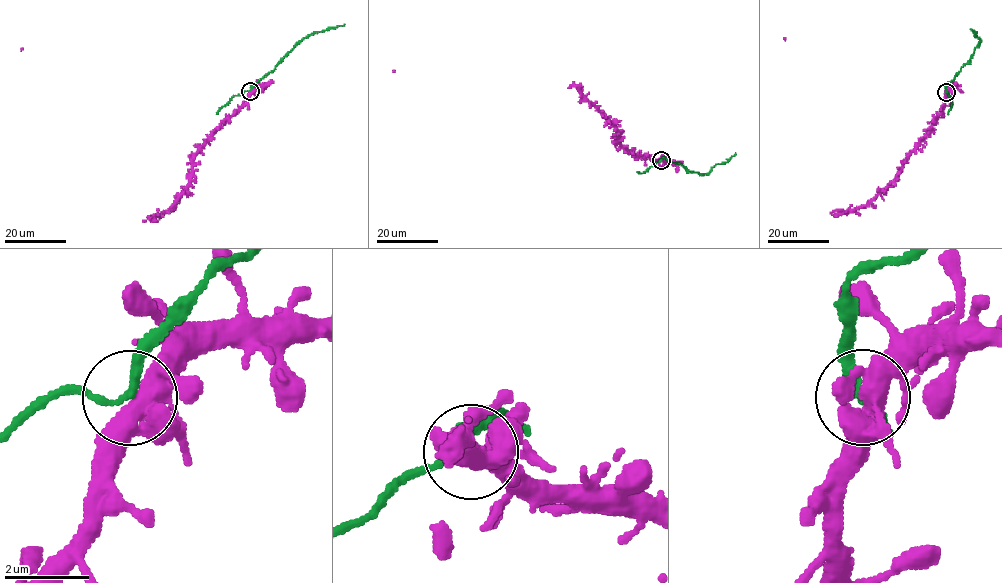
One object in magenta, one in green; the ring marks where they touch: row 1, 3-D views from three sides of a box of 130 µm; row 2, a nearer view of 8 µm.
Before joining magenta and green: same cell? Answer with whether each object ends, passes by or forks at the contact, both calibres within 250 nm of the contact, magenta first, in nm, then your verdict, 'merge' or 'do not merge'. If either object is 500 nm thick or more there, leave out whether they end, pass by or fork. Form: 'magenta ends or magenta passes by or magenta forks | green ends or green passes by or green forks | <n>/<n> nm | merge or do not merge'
magenta forks | green passes by | 440/190 nm | merge

